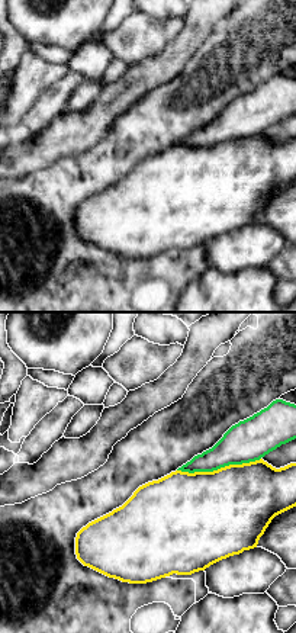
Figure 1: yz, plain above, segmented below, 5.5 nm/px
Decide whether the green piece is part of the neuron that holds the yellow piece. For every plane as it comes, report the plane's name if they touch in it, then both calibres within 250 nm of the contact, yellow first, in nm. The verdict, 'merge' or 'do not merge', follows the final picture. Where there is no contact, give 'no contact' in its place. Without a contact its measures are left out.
contact in yz; calibres 480 and 240 nm

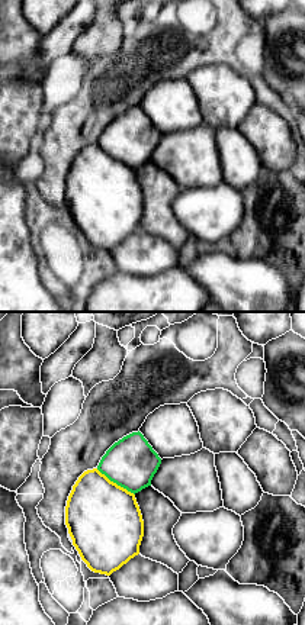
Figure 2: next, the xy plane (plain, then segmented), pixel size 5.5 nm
contact in xy; calibres 420 and 280 nm

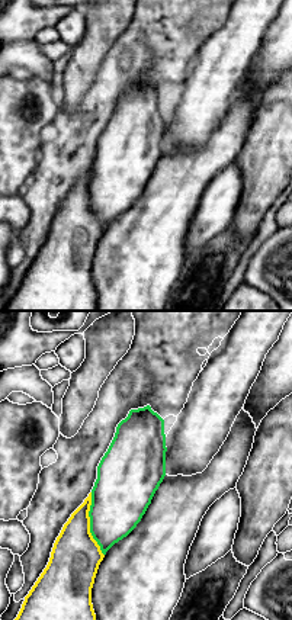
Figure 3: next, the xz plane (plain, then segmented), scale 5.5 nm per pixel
contact in xz; calibres 280 and 320 nm

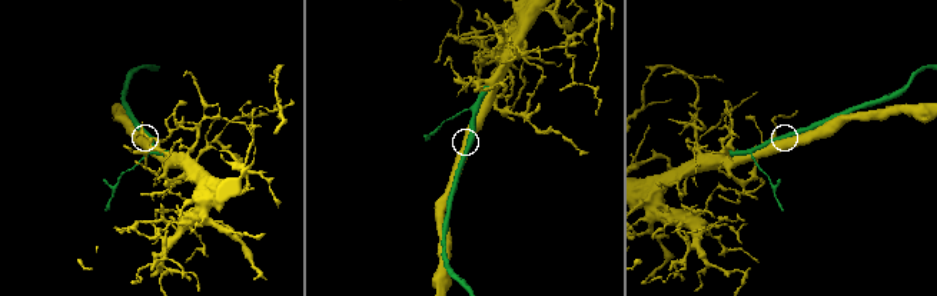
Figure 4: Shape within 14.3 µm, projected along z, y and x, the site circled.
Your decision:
merge

